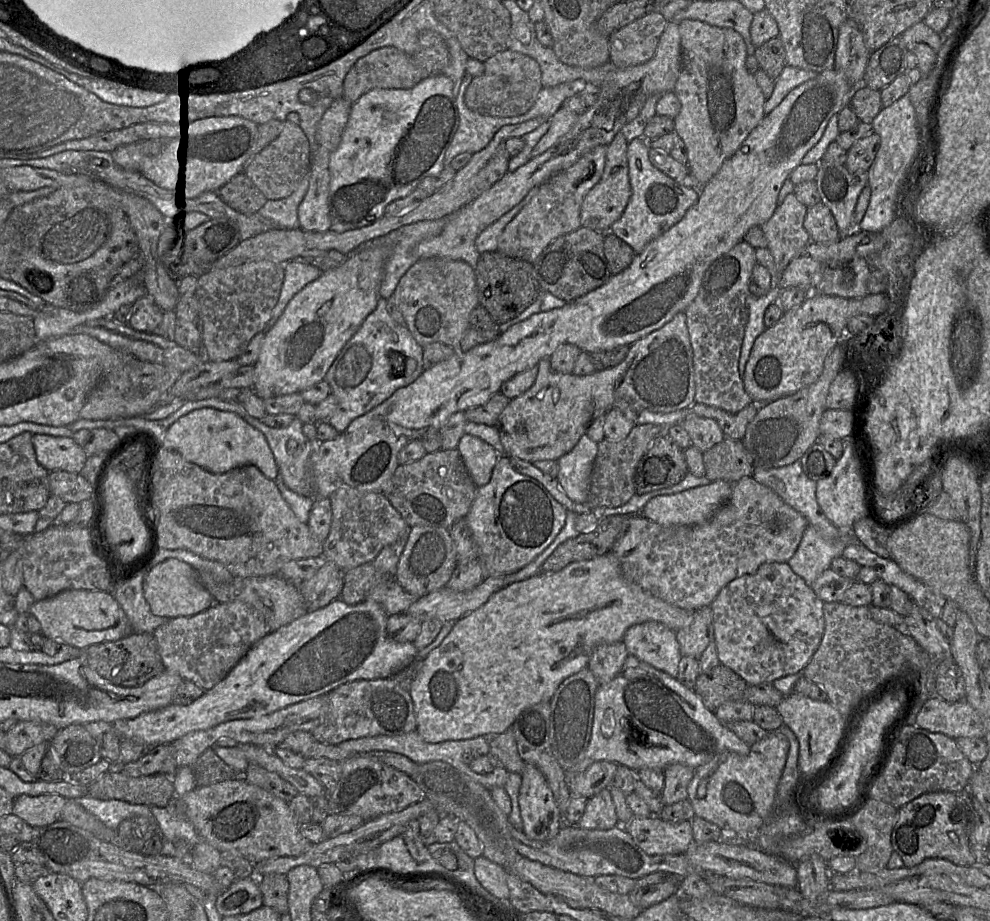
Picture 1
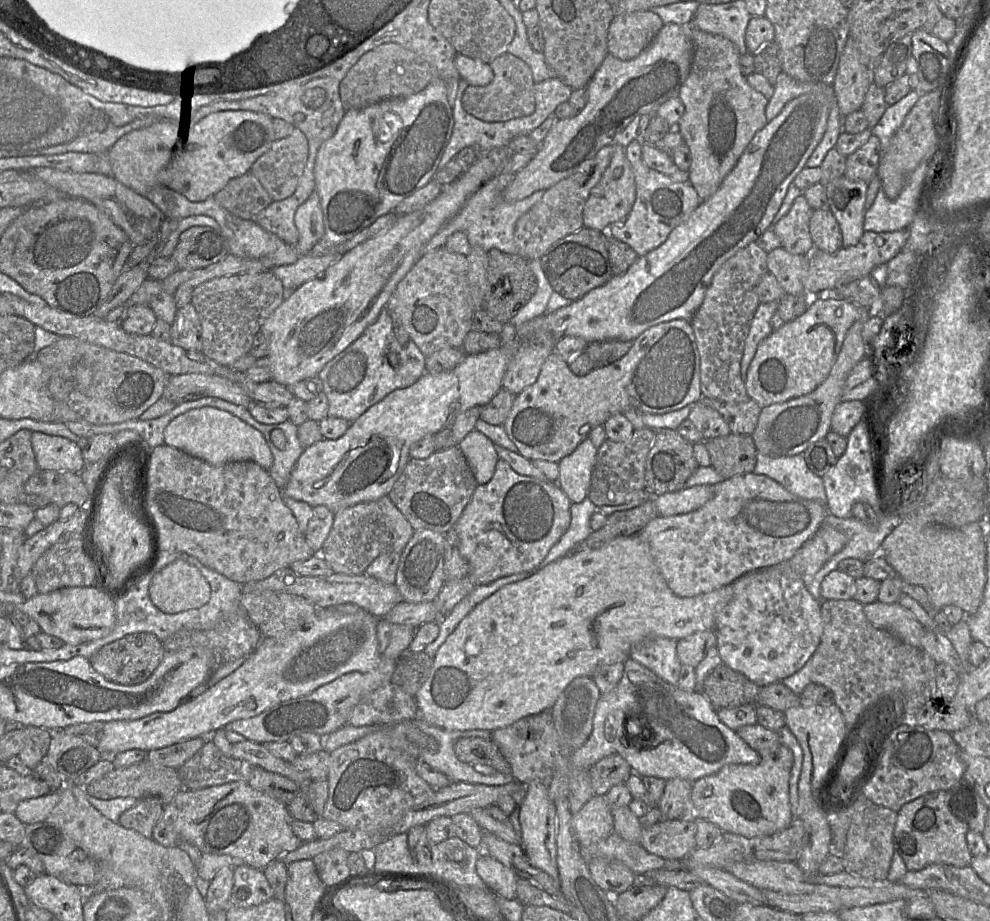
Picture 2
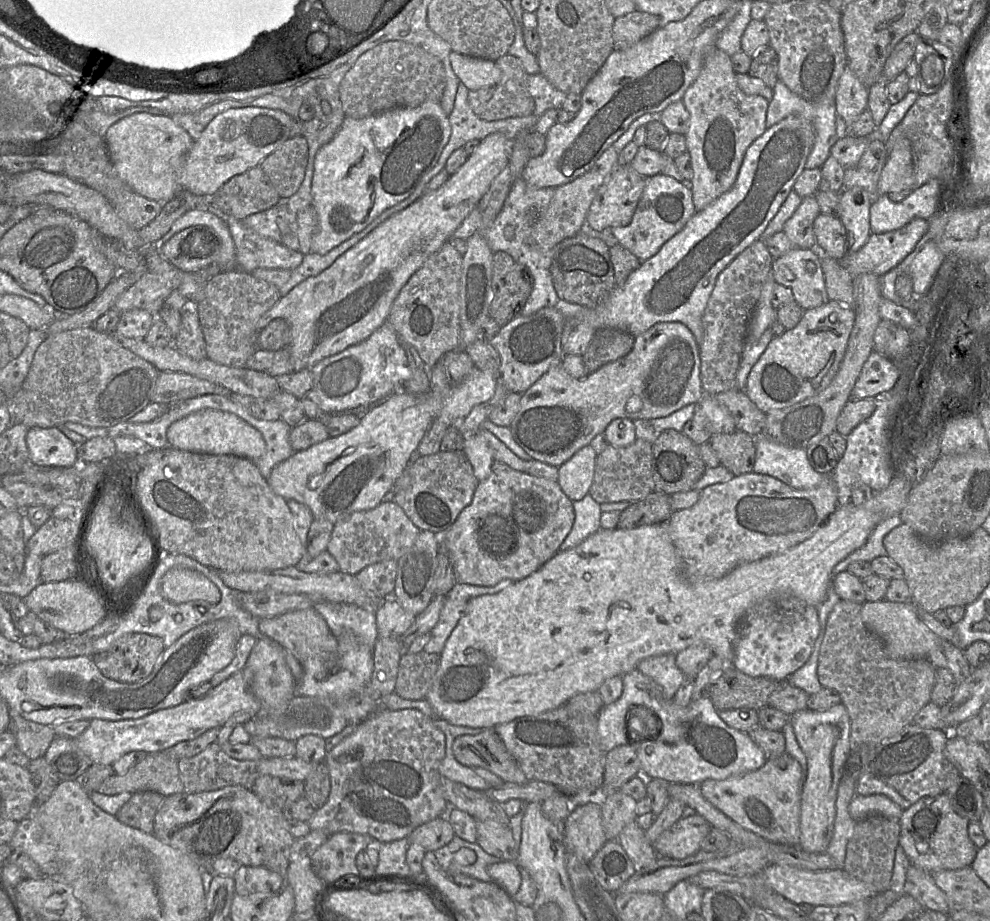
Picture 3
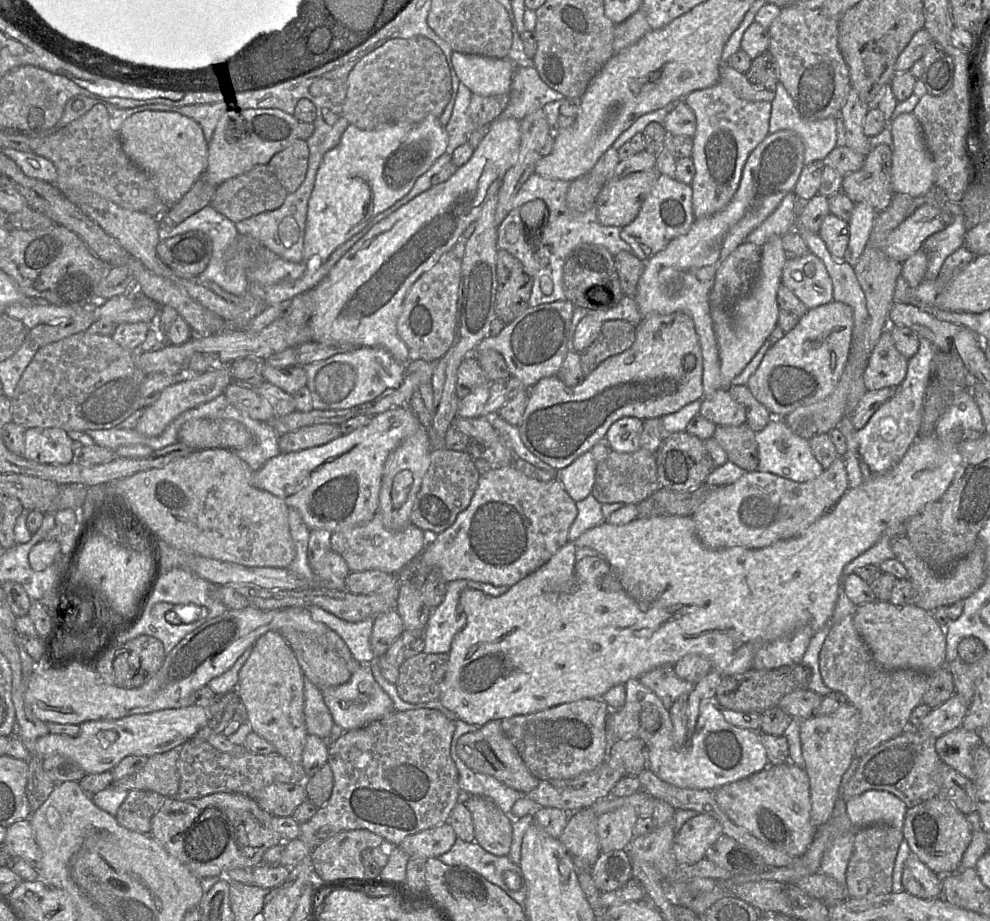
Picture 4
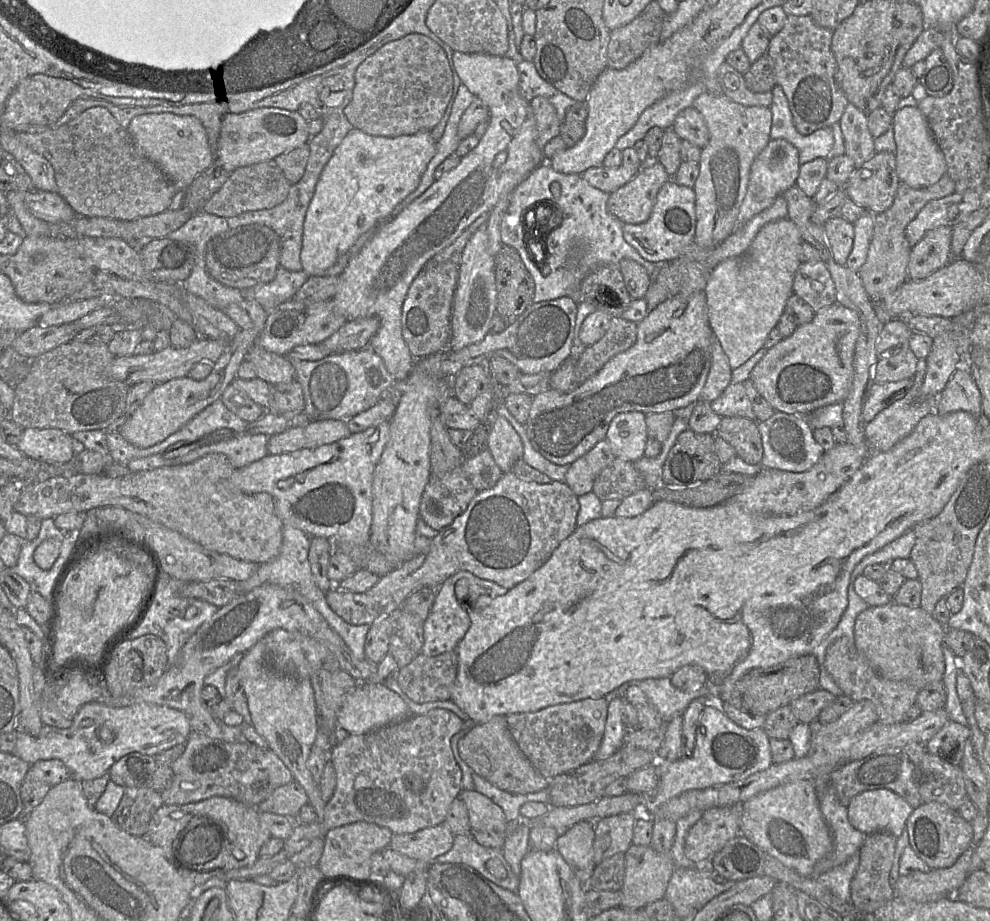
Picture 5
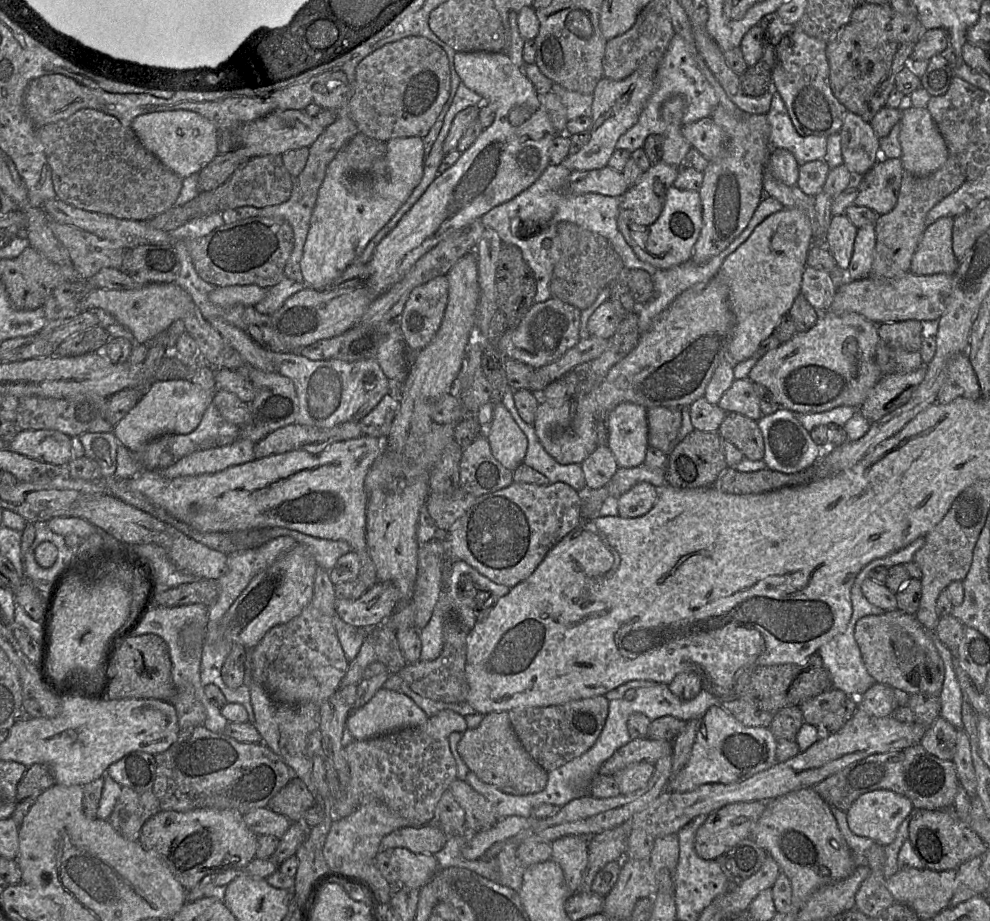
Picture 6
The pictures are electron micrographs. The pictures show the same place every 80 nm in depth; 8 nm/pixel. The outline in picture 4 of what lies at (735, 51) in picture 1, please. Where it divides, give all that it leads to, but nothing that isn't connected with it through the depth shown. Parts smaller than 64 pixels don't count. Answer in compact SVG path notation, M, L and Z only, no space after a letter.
M721 81L692 91L683 101L696 119L691 155L695 174L690 187L693 214L695 220L699 220L720 212L733 198L748 156L769 135L771 102L743 100Z

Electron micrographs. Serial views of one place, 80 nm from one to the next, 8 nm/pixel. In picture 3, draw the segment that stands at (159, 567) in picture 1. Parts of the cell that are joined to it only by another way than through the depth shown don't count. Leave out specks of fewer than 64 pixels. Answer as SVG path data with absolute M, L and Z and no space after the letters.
M173 567L161 579L161 593L173 604L195 600L217 603L220 600L218 588L202 573L182 567Z

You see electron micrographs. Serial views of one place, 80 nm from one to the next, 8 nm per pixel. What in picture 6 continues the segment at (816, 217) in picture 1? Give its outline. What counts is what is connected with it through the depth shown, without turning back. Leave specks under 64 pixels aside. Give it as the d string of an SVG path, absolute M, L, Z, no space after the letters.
M845 215L831 217L825 236L825 246L834 258L836 266L846 271L853 253L857 228Z

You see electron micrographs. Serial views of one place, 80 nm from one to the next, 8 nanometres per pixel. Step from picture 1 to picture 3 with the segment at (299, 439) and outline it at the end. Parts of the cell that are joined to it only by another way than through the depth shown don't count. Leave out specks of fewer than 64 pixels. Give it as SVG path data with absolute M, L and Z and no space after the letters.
M280 419L277 421L263 420L263 424L258 424L257 430L259 428L266 444L266 453L251 460L255 462L262 476L267 479L276 465L288 459L295 452L289 441L292 427Z

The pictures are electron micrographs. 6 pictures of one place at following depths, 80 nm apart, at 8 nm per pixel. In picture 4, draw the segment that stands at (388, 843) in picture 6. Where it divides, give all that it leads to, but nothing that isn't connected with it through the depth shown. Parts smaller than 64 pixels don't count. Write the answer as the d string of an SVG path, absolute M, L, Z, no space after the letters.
M445 822L406 837L399 846L409 856L438 858L448 852L457 838L452 826Z

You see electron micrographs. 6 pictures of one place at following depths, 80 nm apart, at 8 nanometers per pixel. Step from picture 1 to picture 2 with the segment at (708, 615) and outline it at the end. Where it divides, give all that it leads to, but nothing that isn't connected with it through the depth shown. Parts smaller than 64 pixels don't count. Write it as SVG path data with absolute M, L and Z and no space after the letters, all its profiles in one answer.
M715 630L698 631L678 640L677 655L682 664L696 668L714 646L717 646Z

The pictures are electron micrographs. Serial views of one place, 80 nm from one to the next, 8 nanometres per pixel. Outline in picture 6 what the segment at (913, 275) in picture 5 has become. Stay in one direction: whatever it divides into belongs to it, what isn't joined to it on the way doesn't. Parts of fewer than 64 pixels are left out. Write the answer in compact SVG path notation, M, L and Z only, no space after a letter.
M942 217L924 230L911 259L910 272L920 276L954 274L958 262L952 250L952 217Z

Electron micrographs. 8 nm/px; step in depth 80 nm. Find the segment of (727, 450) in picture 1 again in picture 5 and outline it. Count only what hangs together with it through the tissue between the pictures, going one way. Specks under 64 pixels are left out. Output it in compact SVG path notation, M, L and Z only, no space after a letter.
M722 417L716 435L722 437L748 464L760 464L763 446L758 422L743 417Z

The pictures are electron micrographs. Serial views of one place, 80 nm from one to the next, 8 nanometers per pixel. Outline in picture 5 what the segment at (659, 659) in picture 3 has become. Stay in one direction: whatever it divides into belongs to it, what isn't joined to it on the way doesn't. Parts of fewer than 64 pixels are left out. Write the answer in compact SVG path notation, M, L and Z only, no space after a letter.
M671 677L644 679L639 682L639 687L667 722L677 715L683 715L692 700L713 697L706 685L699 689L681 690L672 684Z

